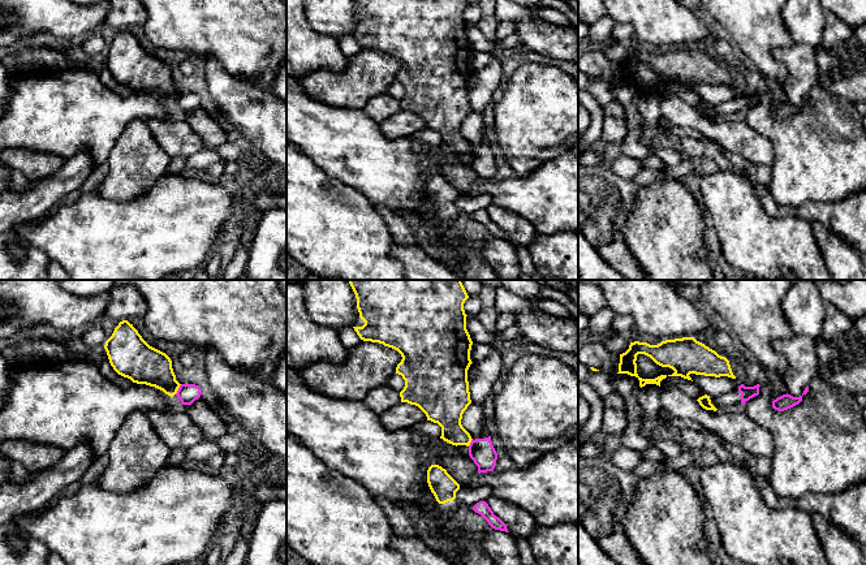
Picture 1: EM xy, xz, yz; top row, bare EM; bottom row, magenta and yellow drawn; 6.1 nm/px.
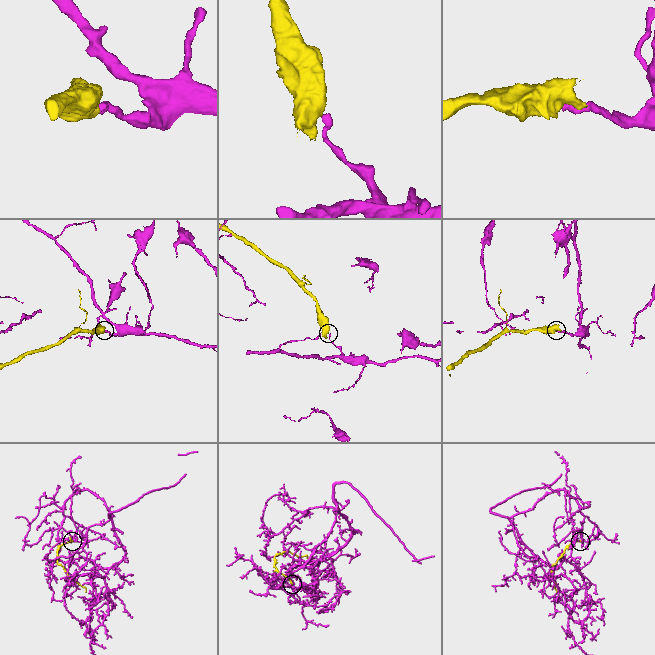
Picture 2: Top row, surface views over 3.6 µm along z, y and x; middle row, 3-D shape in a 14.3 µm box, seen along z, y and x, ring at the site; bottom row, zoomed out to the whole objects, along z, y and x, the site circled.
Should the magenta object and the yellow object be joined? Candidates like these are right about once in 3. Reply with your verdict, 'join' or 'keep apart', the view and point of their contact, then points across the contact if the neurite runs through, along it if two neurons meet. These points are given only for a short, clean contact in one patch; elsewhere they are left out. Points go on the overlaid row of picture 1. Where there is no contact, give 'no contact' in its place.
keep apart; meets magenta in xy at (179, 389); border along xy (181, 384), (175, 393)

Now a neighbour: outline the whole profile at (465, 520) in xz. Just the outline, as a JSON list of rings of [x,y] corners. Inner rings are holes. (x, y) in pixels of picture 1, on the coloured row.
[[[461,505],[452,516],[444,517],[443,526],[449,530],[458,530],[464,536],[471,539],[479,539],[491,529],[481,514],[465,505]]]

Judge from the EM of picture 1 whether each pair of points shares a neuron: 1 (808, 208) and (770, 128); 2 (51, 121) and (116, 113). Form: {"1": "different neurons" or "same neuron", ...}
{"1": "different neurons", "2": "same neuron"}

